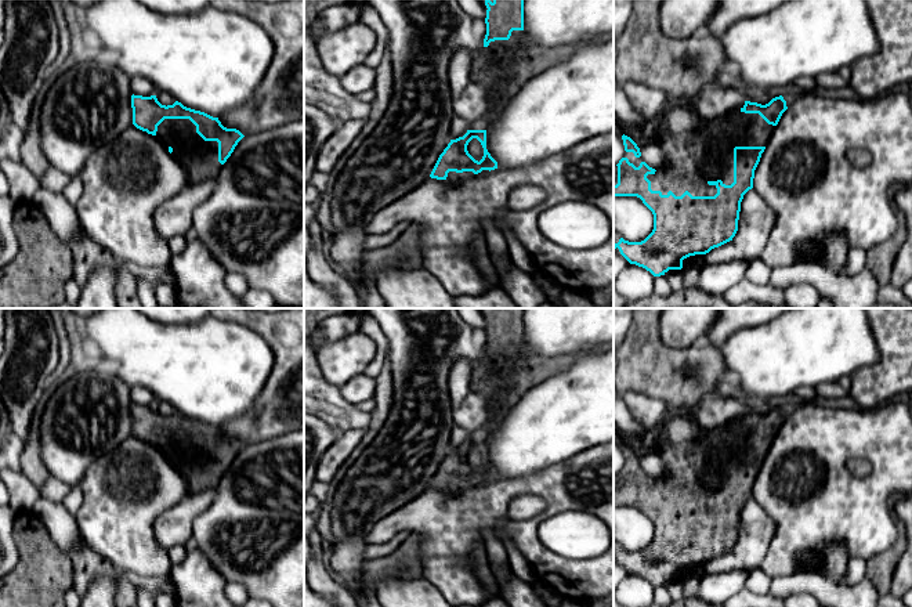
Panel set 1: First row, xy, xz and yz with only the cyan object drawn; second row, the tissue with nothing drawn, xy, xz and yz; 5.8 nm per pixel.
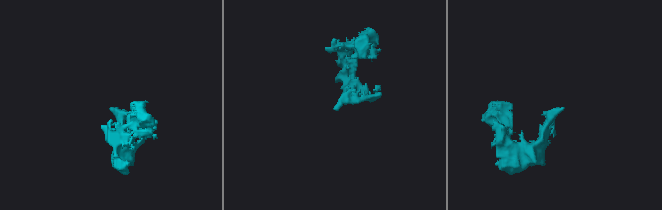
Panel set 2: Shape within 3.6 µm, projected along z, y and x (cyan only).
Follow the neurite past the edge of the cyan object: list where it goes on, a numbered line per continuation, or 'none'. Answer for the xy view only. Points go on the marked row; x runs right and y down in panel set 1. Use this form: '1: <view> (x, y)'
1: xy (199, 158)

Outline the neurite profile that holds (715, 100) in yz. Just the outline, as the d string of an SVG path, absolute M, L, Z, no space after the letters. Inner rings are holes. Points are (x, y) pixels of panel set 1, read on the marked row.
M717 82L703 86L698 93L698 98L696 109L702 124L724 115L745 101L741 93L724 88Z

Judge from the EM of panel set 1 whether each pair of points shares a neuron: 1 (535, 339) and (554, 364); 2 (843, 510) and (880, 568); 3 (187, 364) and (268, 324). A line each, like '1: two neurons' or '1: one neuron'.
1: two neurons
2: two neurons
3: two neurons

